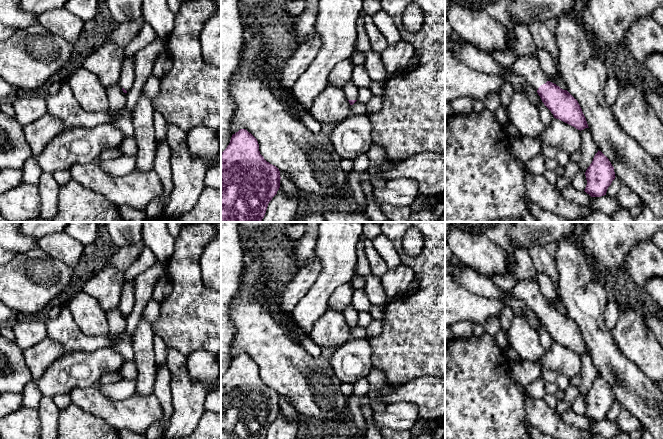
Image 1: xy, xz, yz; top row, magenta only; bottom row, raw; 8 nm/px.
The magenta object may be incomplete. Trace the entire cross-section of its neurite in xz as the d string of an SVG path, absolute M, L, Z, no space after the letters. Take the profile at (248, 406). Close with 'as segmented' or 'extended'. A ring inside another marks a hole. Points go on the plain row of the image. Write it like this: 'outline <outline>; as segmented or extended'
outline M240 353L221 377L221 439L265 439L269 426L280 412L280 403L279 393L260 378L257 363L246 353Z; as segmented

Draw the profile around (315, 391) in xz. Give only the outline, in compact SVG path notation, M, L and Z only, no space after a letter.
M255 239L252 243L243 242L245 265L241 272L241 284L236 297L230 307L231 321L236 329L230 350L231 358L240 353L246 353L258 365L260 378L279 395L287 396L299 414L312 417L316 420L340 420L347 418L344 409L348 405L348 397L341 394L341 381L334 374L330 363L322 357L310 356L300 345L296 337L280 323L274 313L262 302L263 289L263 261L257 248Z

